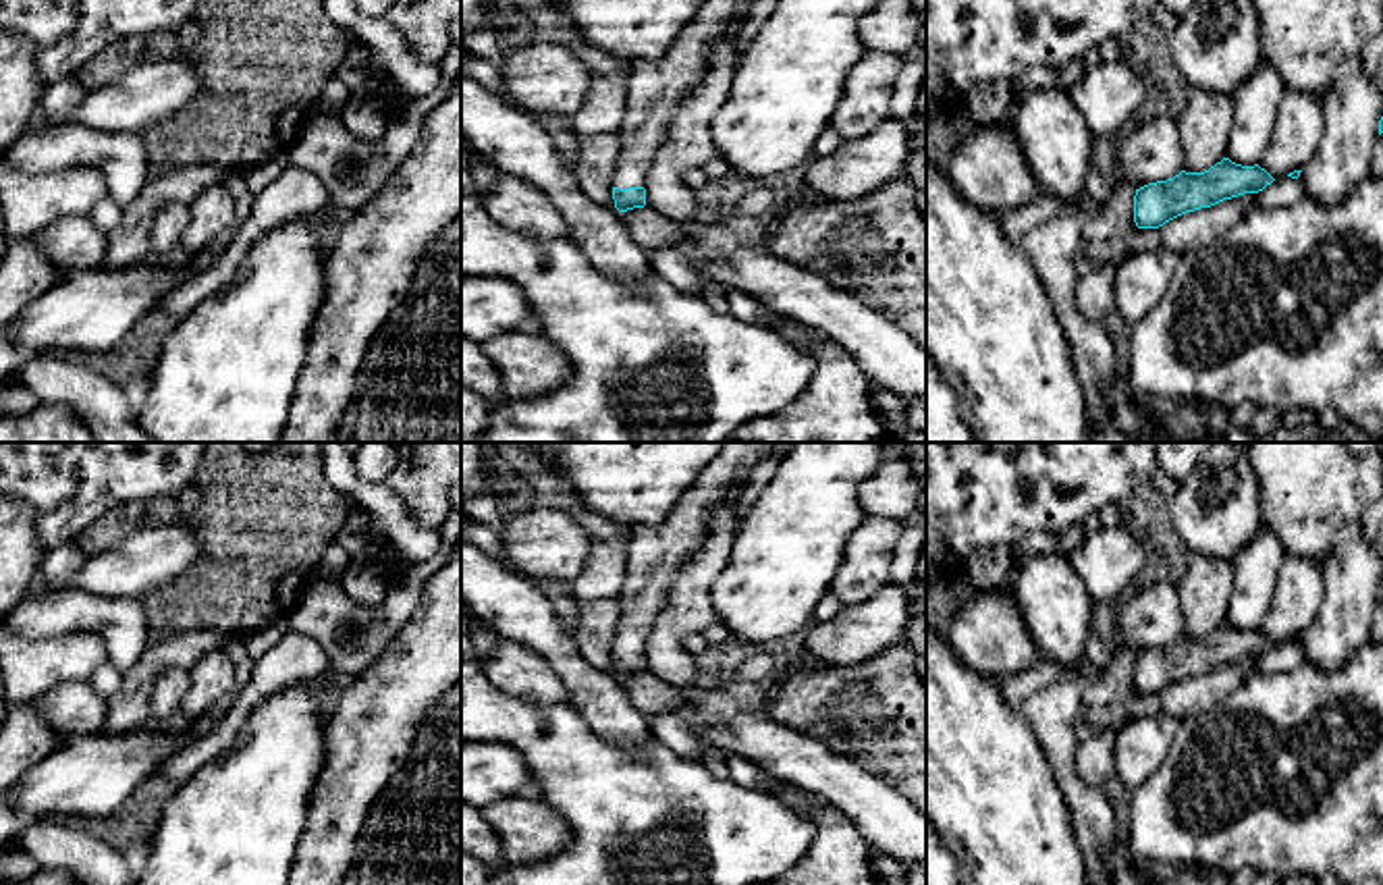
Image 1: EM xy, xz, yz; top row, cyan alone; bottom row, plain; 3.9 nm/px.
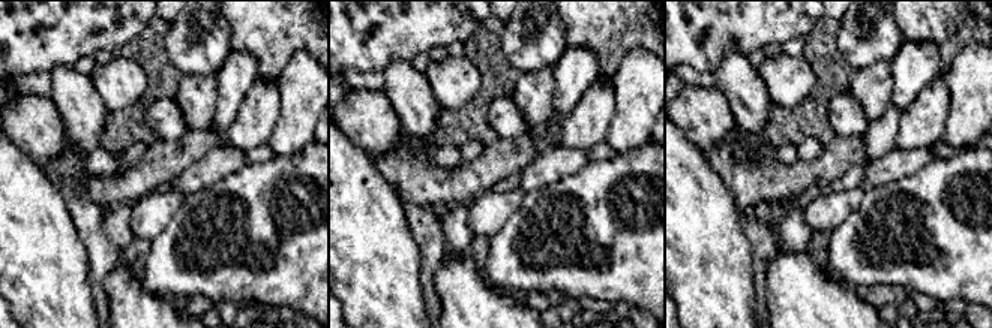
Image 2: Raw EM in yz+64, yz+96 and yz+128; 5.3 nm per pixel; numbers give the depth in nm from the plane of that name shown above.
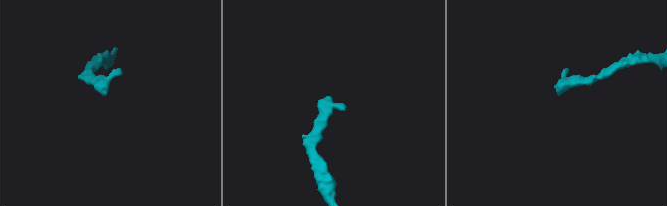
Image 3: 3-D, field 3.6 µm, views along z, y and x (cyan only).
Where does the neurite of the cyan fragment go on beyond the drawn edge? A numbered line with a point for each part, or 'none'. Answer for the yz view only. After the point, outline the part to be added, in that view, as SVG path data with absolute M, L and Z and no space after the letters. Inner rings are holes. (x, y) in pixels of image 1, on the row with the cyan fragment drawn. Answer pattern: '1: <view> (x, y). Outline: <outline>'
none

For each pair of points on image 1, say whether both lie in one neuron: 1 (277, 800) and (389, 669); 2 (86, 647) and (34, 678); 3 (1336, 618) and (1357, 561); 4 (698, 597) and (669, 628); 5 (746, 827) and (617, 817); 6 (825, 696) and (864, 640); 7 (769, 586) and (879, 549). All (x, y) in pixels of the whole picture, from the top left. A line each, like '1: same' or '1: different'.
1: different
2: same
3: same
4: same
5: same
6: different
7: different

